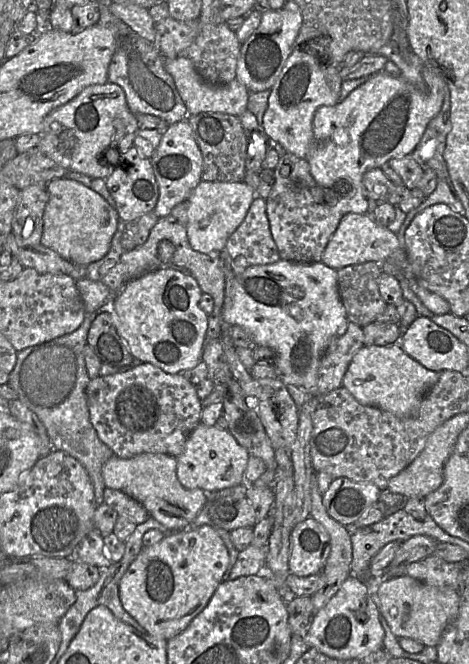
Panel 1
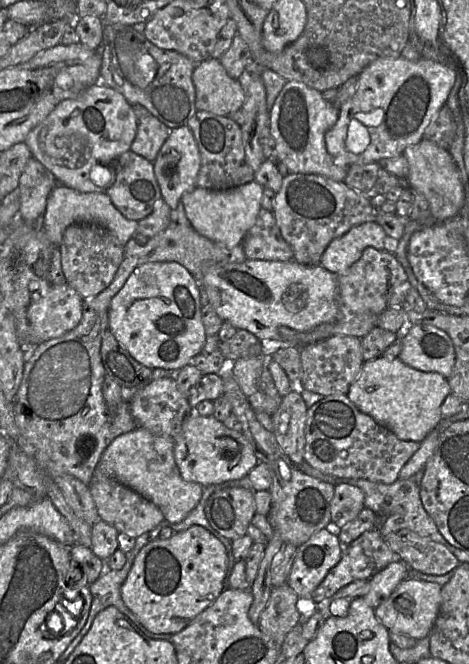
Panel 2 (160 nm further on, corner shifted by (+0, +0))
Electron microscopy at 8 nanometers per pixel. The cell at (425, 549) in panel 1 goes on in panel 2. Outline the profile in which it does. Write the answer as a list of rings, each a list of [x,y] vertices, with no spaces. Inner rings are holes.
[[[402,560],[387,565],[369,579],[369,590],[363,596],[365,602],[375,610],[408,577],[409,571],[410,568]]]

